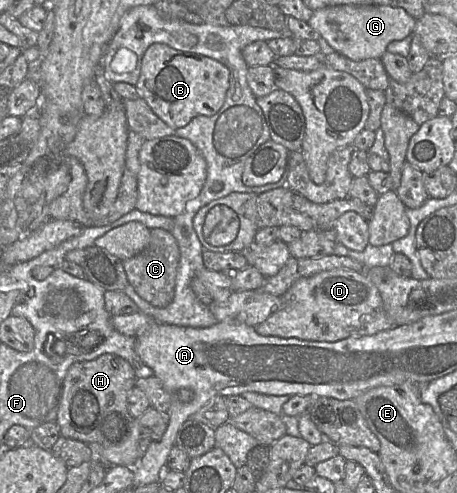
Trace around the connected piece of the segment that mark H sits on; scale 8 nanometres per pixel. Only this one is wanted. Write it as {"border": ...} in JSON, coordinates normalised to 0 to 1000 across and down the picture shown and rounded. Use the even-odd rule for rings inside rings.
{"border":[[[225,718],[206,730],[158,738],[138,771],[120,852],[131,884],[230,907],[269,899],[284,882],[293,852],[278,828],[278,805],[295,773],[289,742],[252,718]]]}

